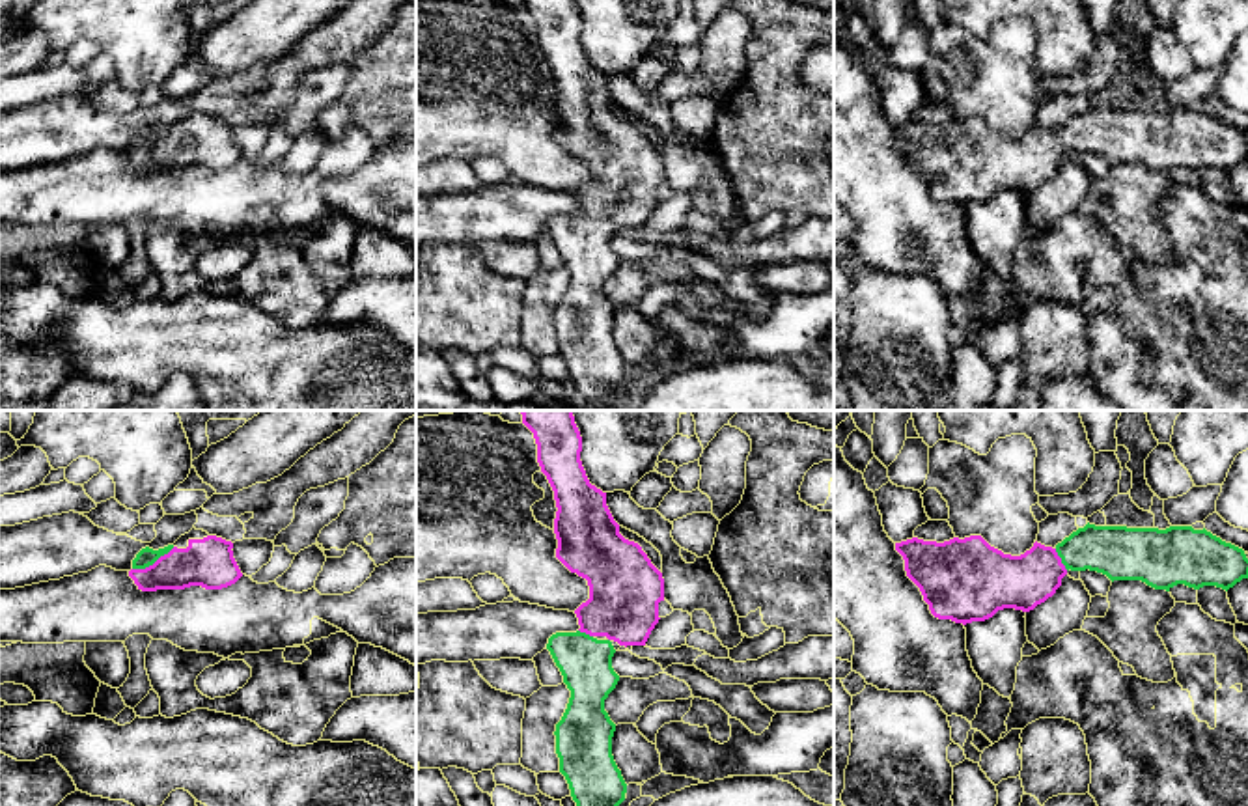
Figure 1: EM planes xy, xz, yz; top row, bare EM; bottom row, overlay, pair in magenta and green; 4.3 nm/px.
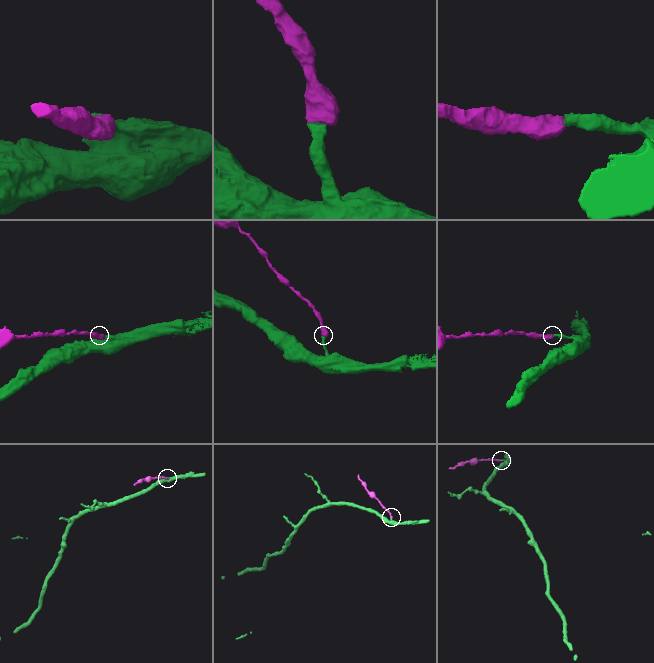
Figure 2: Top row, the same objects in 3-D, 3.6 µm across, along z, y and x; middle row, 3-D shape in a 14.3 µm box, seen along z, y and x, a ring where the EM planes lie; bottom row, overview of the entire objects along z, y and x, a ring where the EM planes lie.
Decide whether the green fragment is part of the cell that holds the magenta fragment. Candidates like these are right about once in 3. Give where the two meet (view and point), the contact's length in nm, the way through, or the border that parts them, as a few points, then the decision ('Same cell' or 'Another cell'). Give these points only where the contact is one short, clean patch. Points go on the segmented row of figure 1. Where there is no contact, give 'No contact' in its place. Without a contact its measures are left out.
Touches magenta at xy (155, 562). Shared border 200 nm. Path across: xy (208, 562), (155, 562), (146, 556). Same cell

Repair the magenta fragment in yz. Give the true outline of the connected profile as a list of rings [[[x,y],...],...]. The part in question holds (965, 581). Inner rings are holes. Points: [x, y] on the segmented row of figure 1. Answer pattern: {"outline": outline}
{"outline": [[[1192,526],[1078,528],[1054,549],[1033,543],[1020,556],[1004,554],[981,535],[944,543],[918,537],[895,543],[907,577],[938,619],[985,621],[998,610],[1033,610],[1061,586],[1067,571],[1097,571],[1114,580],[1142,580],[1170,591],[1177,584],[1199,590],[1233,588],[1248,578],[1242,549]]]}

